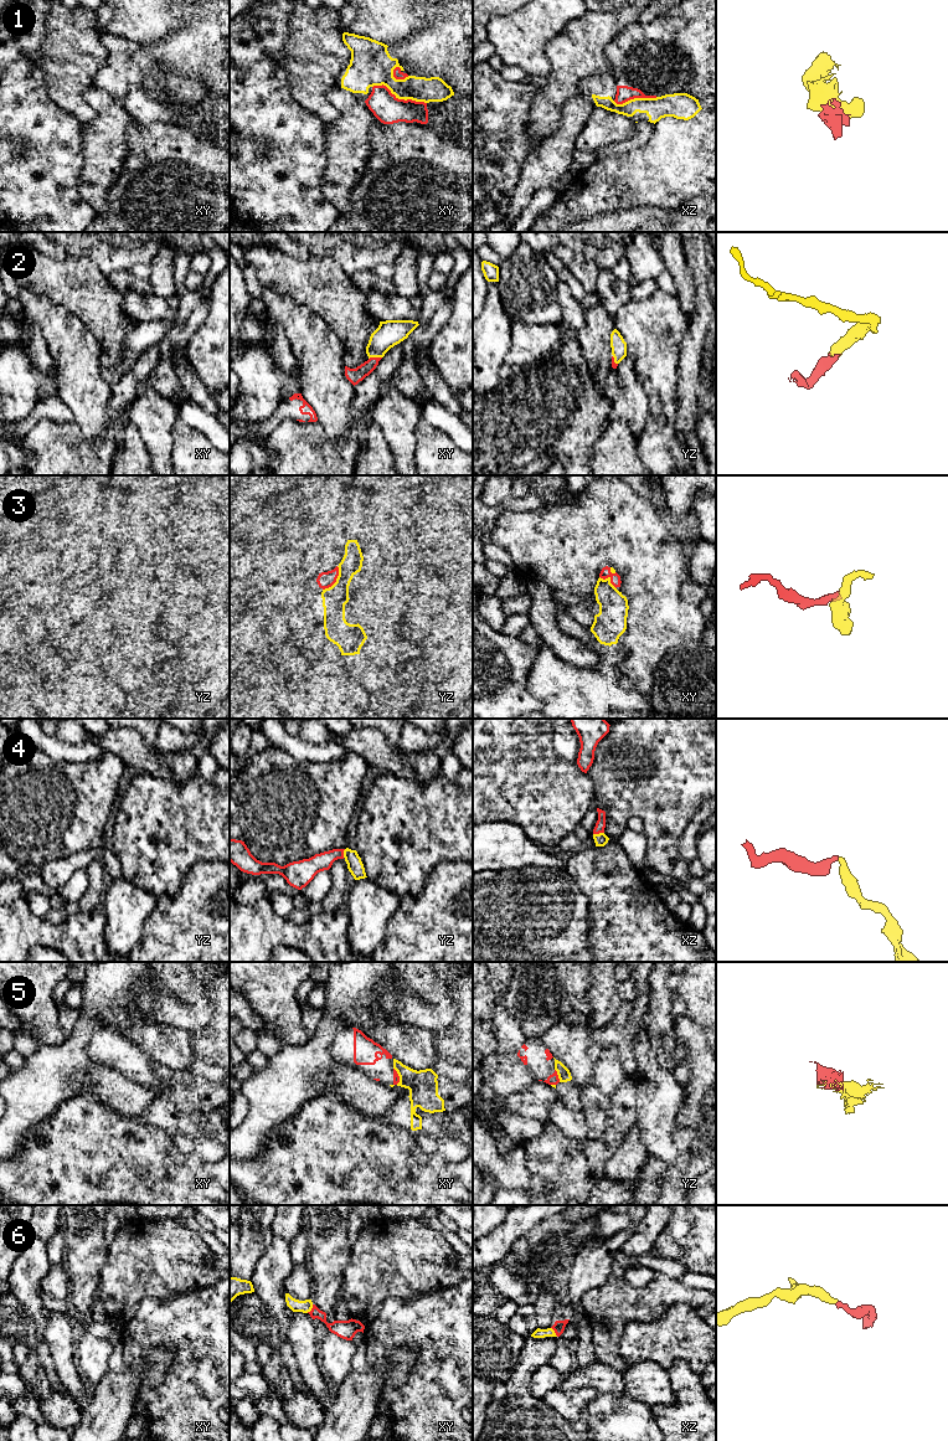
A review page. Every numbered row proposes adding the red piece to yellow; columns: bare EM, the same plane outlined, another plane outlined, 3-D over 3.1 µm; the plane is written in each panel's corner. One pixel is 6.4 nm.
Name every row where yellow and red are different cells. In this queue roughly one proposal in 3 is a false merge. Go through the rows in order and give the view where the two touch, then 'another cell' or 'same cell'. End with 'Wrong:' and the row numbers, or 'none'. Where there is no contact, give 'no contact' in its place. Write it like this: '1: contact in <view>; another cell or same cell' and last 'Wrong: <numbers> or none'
1: contact in xy; another cell
2: contact in xy; same cell
3: contact in yz; same cell
4: contact in xz; same cell
5: contact in yz; another cell
6: contact in xy; same cell
Wrong: 1, 5

